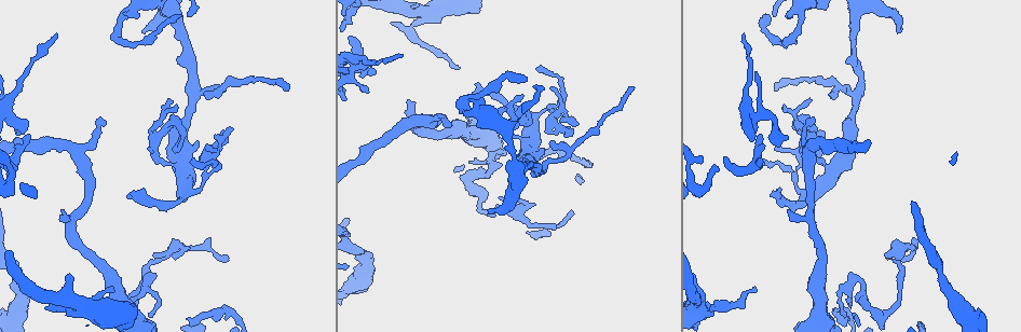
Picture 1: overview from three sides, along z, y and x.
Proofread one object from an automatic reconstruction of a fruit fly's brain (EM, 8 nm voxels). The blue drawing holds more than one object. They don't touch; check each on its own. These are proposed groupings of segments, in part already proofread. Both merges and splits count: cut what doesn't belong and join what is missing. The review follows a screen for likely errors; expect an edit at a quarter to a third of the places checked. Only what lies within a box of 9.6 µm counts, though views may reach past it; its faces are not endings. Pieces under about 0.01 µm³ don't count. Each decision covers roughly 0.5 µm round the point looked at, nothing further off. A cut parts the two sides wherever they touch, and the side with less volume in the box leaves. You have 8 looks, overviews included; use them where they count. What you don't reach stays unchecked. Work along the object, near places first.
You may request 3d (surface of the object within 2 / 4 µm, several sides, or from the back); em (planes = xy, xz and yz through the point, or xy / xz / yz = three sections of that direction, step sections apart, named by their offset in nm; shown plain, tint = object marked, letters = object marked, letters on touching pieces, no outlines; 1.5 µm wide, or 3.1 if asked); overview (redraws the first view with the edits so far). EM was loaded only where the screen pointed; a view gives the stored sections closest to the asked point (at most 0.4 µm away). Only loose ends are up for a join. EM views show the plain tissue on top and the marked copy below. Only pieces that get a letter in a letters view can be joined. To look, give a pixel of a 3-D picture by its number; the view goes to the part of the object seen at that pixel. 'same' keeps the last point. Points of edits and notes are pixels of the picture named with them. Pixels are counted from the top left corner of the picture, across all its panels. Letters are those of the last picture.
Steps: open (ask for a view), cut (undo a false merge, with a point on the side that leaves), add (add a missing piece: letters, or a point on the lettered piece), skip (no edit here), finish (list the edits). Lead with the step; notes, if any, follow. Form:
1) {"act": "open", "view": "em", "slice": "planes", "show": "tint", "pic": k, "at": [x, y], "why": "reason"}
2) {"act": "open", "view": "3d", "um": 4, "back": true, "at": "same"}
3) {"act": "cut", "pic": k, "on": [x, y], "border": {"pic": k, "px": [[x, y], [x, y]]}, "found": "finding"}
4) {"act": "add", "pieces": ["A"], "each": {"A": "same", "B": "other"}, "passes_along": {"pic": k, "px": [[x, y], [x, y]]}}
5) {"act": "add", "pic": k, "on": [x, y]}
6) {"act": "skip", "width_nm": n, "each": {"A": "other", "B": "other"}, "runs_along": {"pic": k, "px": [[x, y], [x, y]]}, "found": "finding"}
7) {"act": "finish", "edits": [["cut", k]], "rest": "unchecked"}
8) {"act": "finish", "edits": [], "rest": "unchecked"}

{"act": "open", "view": "3d", "um": 2, "pic": 1, "at": [46, 308], "why": "tapers out"}

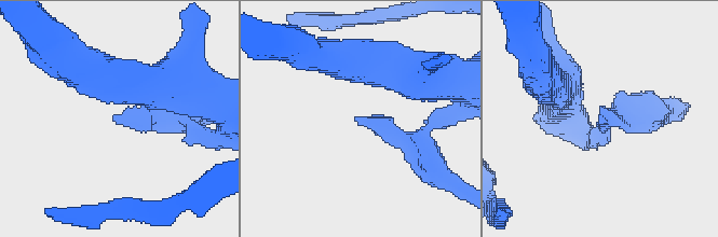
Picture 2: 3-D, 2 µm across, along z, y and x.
{"act": "open", "view": "em", "slice": "xz", "step": 4, "show": "letters", "pic": 2, "at": [600, 118], "why": "now the EM"}

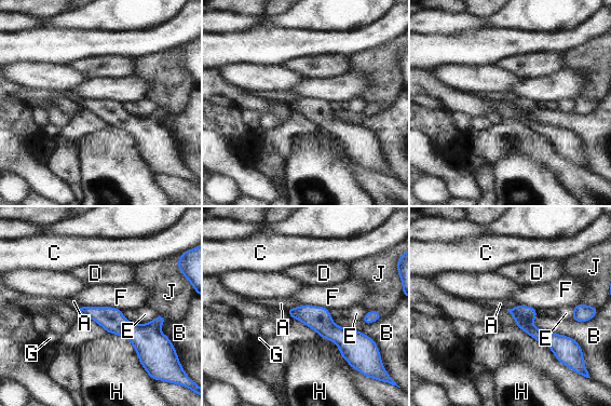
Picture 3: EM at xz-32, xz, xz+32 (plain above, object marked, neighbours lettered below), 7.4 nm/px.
{"act": "open", "view": "em", "slice": "planes", "show": "letters", "at": "same"}

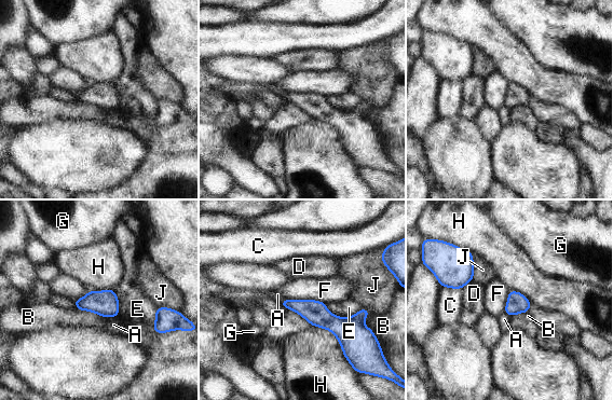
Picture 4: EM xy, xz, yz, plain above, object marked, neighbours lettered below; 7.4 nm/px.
{"act": "skip", "each": {"A": "other", "B": "other", "C": "other", "D": "other", "E": "other", "F": "other", "G": "other", "H": "other", "J": "other"}, "runs_along": {"pic": 4, "px": [[285, 303], [331, 322], [366, 313]]}, "found": "none of them fits"}

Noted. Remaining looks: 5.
{"act": "open", "view": "em", "slice": "planes", "show": "letters", "pic": 1, "at": [760, 136], "why": "an open end"}

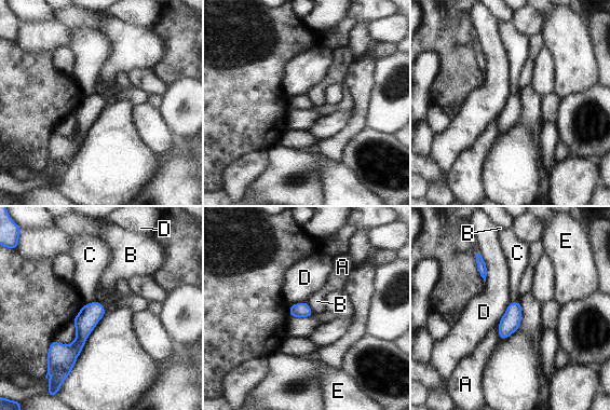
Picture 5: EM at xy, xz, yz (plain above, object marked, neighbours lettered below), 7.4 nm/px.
{"act": "skip", "width_nm": 110, "each": {"A": "other", "B": "other", "C": "other", "D": "other", "E": "other"}, "runs_along": {"pic": 5, "px": [[97, 304], [79, 343], [57, 365]]}, "found": "no lettered piece goes on from it"}

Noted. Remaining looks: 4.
{"act": "open", "view": "em", "slice": "xy", "step": 8, "show": "tint", "pic": 1, "at": [169, 98], "why": "tapers out"}

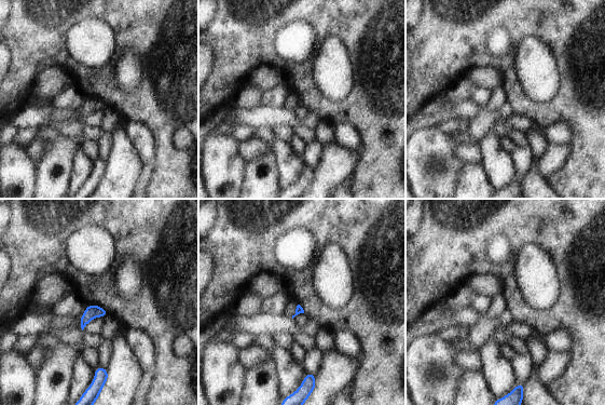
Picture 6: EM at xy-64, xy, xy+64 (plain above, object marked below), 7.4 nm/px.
{"act": "open", "view": "em", "slice": "planes", "show": "letters", "at": "same", "why": "another direction"}

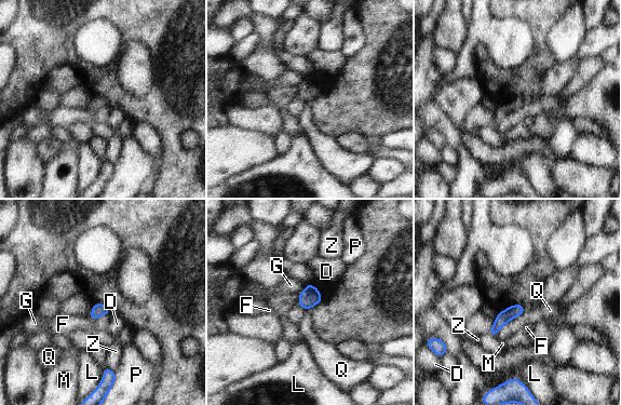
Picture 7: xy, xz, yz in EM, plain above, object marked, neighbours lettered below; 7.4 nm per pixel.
{"act": "skip", "each": {"D": "other", "F": "other", "G": "other", "L": "other", "M": "other", "P": "other", "Q": "other", "Z": "other"}, "runs_along": {"pic": 7, "px": [[521, 309], [511, 312], [494, 333]]}, "found": "none of them fits"}

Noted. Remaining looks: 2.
{"act": "finish", "edits": [], "rest": "unchecked"}

